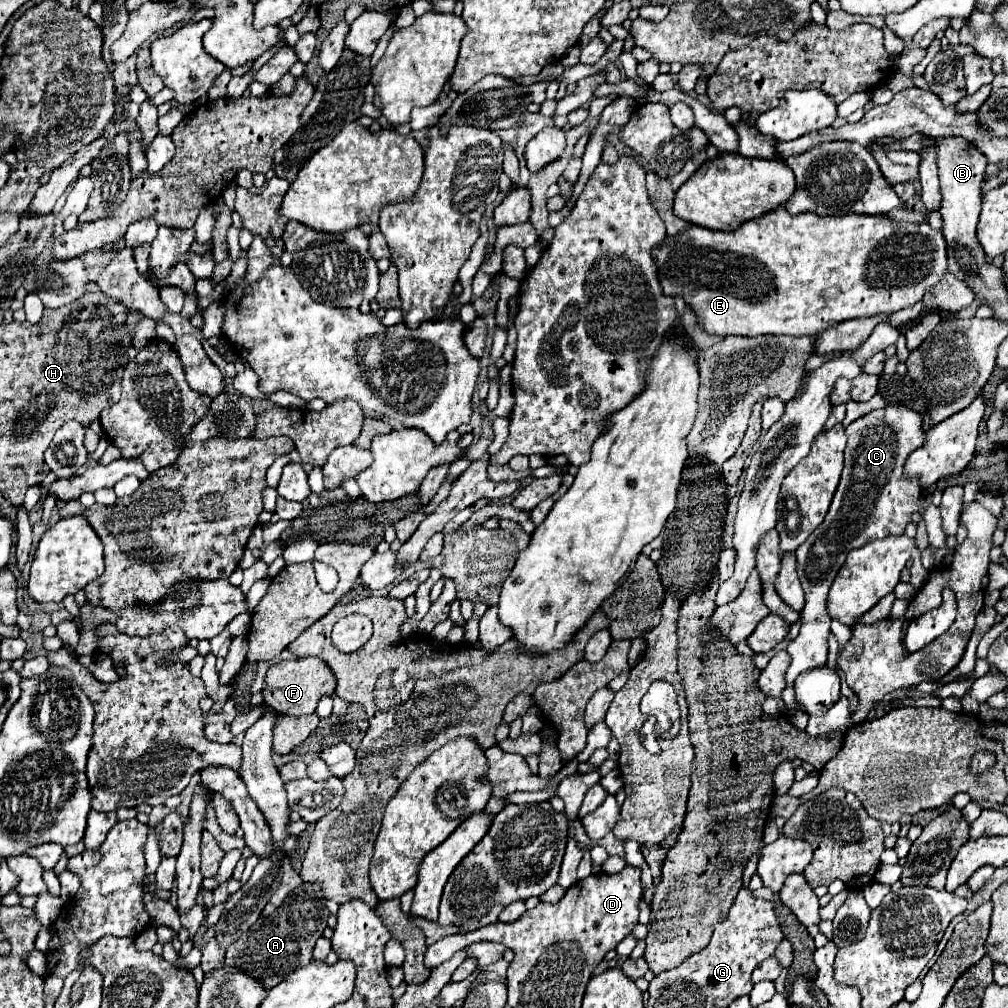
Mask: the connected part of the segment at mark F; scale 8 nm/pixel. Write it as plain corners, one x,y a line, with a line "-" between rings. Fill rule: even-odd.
305,657
305,659
291,659
283,661
279,665
273,665
267,673
267,683
263,687
265,703
273,709
277,709
283,715
311,715
317,709
317,703
325,695
335,693
335,675
327,665
323,665
323,659
319,657

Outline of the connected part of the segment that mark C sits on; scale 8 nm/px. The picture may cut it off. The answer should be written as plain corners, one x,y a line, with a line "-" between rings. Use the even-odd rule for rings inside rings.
887,405
855,419
845,429
849,441
845,447
845,469
841,483
831,501
825,521
811,533
811,537
795,551
797,573
805,591
805,609
801,611
801,631
795,641
787,645
787,653
793,657
787,669
787,685
793,685
803,671
823,667
827,663
827,637
831,633
831,617
827,613
827,593
837,577
847,553
869,541
889,535
903,535
911,523
911,515
919,511
919,499
923,487
917,477
905,475
907,457
925,445
923,417
901,405

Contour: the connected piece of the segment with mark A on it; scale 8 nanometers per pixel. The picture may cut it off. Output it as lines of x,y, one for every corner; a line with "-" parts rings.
303,883
299,889
293,889
287,895
287,899
279,905
279,909
273,911
271,917
257,919
247,933
227,947
225,965
237,965
255,979
261,979
267,989
273,989
295,969
313,961
311,951
327,927
327,917
329,909
323,905
323,893
319,885

